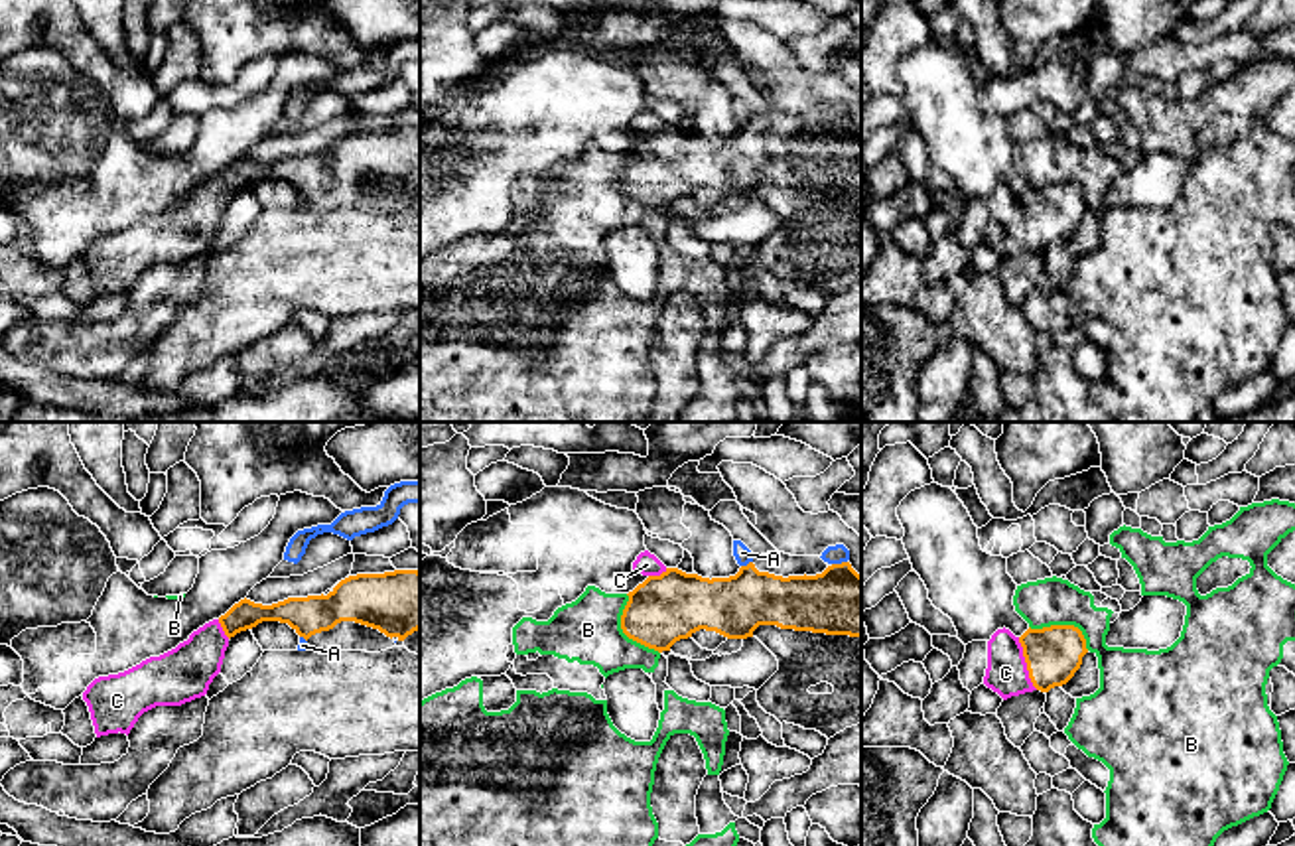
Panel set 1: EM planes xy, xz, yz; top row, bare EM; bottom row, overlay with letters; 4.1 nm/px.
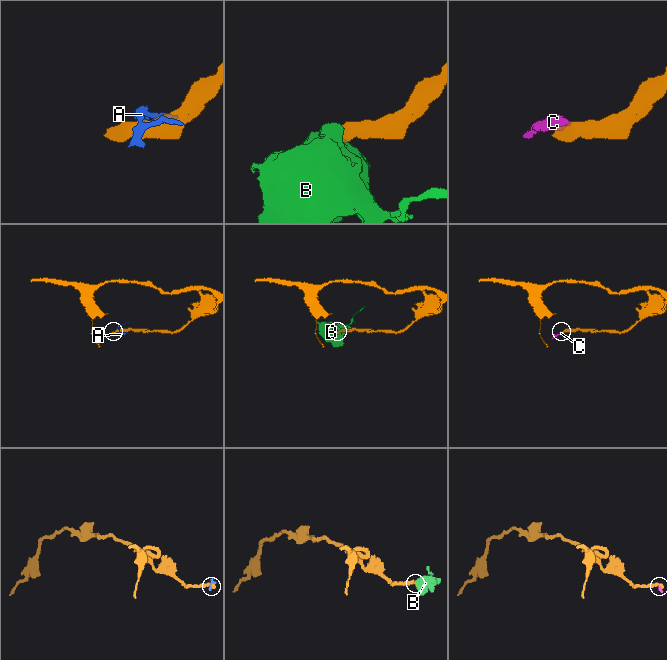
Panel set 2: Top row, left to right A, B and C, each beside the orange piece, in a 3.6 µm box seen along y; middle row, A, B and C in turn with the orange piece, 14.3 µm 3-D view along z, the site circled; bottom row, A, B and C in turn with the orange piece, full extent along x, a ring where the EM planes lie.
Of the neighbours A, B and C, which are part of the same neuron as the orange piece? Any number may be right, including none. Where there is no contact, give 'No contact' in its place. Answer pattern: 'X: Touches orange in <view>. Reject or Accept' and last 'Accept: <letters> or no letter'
A: Touches orange in xz. Reject
B: Touches orange in xz. Reject
C: Touches orange in yz. Accept
Accept: C

